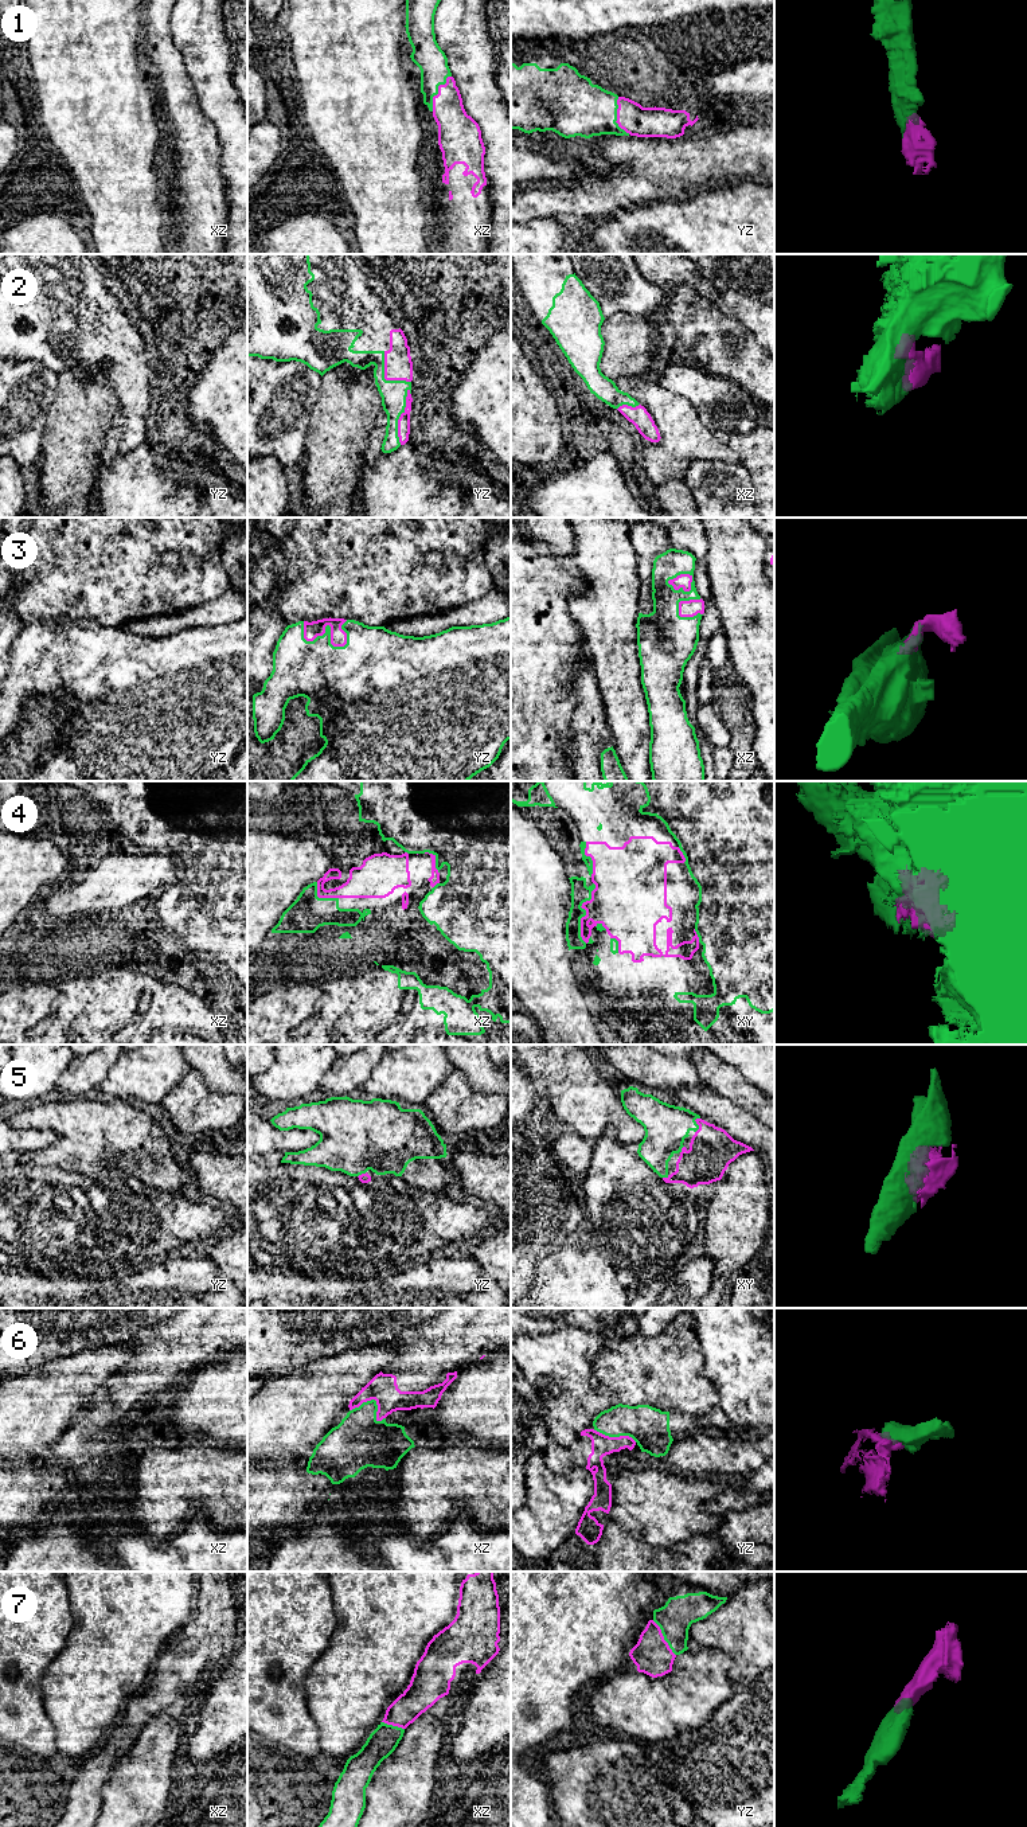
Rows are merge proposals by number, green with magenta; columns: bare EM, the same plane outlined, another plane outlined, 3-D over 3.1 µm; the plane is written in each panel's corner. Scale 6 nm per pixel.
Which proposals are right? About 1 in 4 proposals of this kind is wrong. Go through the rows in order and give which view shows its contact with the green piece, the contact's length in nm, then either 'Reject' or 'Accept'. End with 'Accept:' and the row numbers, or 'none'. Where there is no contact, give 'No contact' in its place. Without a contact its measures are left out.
1: Touches green in xz. Shared border 240 nm. Accept
2: Touches green in yz. Shared border 340 nm. Accept
3: Touches green in yz. Shared border 300 nm. Accept
4: Touches green in xy. Shared border 380 nm. Reject
5: Touches green in xy. Shared border 100 nm. Accept
6: Touches green in xz. Shared border 220 nm. Reject
7: Touches green in yz. Shared border 260 nm. Accept
Accept: 1, 2, 3, 5, 7

